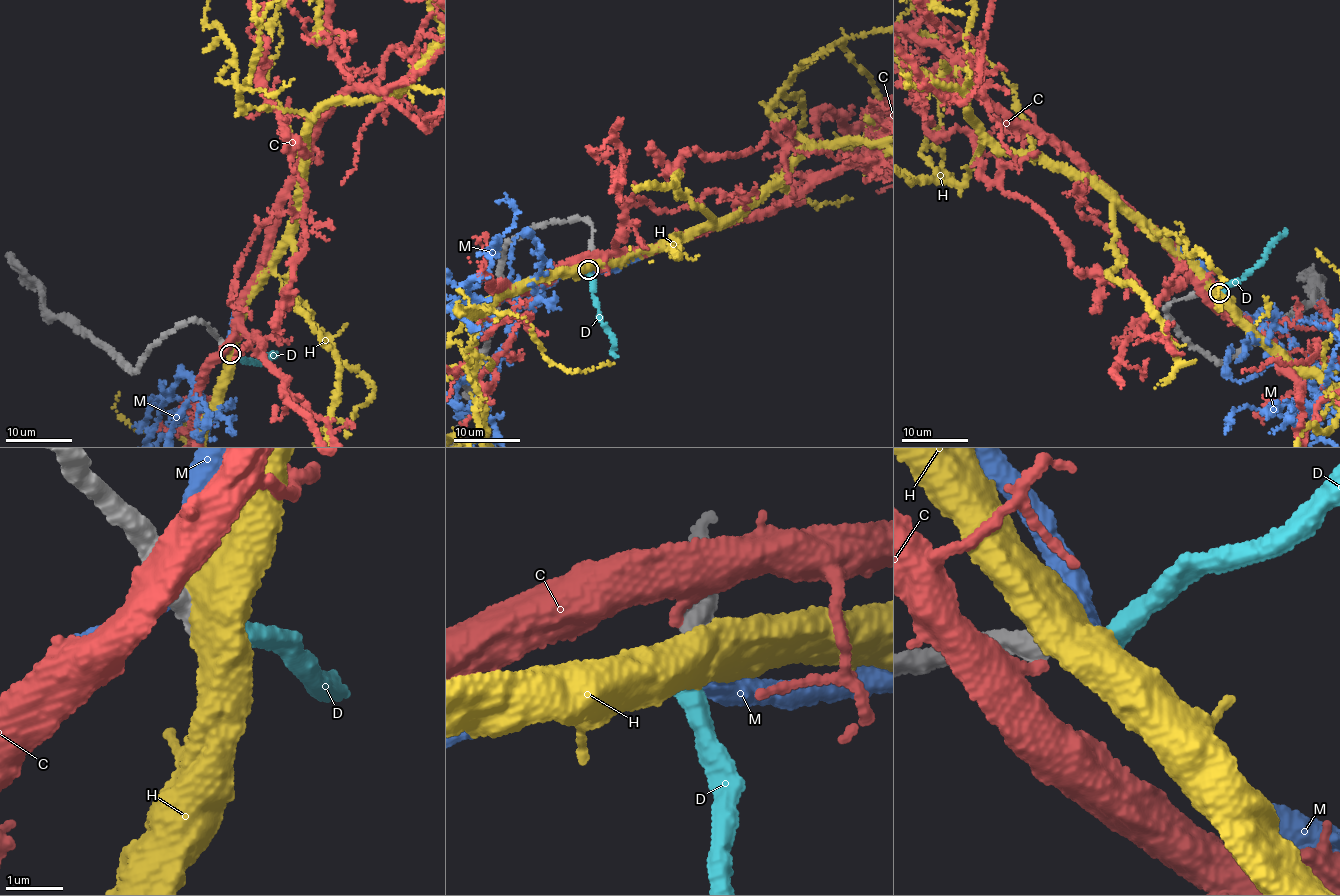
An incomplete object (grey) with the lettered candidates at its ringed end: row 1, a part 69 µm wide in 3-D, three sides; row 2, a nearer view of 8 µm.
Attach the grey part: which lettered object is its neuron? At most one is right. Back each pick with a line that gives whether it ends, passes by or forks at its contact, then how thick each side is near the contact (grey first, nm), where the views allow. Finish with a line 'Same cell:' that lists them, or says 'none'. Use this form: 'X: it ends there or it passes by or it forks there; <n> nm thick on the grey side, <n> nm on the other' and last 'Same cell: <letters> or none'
D: it ends there; 360 nm thick on the grey side, 340 nm on the other
Same cell: D

